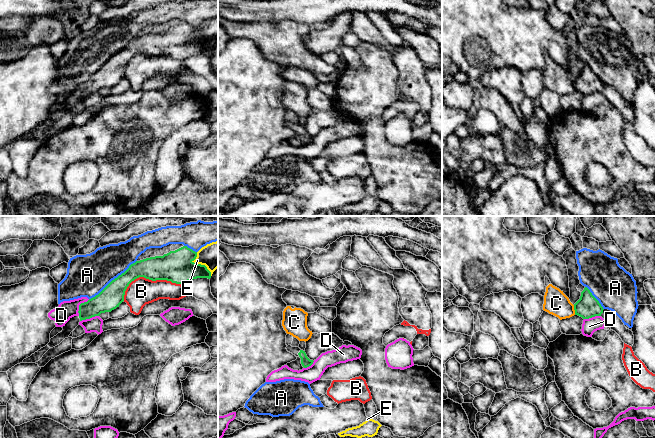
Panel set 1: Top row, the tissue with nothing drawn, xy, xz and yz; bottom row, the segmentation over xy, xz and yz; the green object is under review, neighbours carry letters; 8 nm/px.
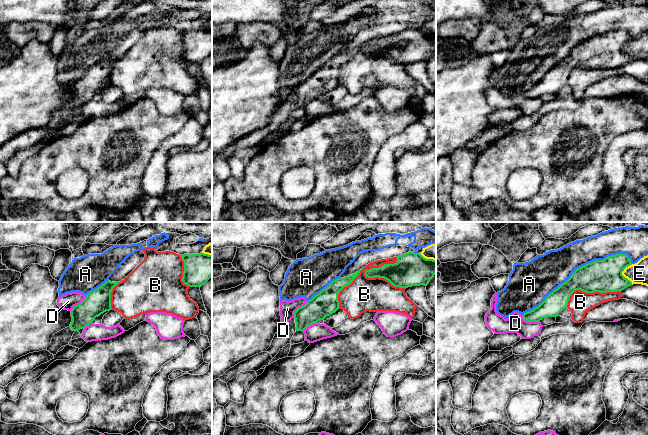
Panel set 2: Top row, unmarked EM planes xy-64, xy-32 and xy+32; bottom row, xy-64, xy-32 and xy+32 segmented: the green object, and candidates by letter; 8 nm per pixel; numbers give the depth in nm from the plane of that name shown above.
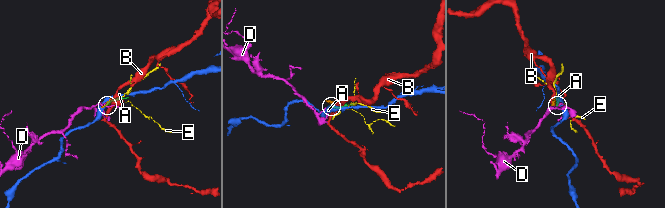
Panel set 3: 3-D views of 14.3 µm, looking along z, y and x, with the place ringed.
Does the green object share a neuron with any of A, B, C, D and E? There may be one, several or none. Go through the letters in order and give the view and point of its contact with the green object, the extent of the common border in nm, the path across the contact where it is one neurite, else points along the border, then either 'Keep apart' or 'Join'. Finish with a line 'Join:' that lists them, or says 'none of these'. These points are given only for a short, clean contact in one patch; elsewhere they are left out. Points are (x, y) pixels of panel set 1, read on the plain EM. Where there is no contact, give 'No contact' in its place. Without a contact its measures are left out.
A: Touches green at xy (112, 56). Shared border 500 nm. Keep apart
B: Touches green at xy (147, 54). Shared border 480 nm. Keep apart
C: Touches green at yz (574, 85). Shared border 80 nm. Boundary: yz (573, 81), (575, 90). Keep apart
D: Touches green at xy (79, 81). Shared border 160 nm. Boundary: xy (89, 75), (79, 81), (78, 91). Keep apart
E: Touches green at xy (199, 40). Shared border 220 nm. Keep apart
Join: none of these

